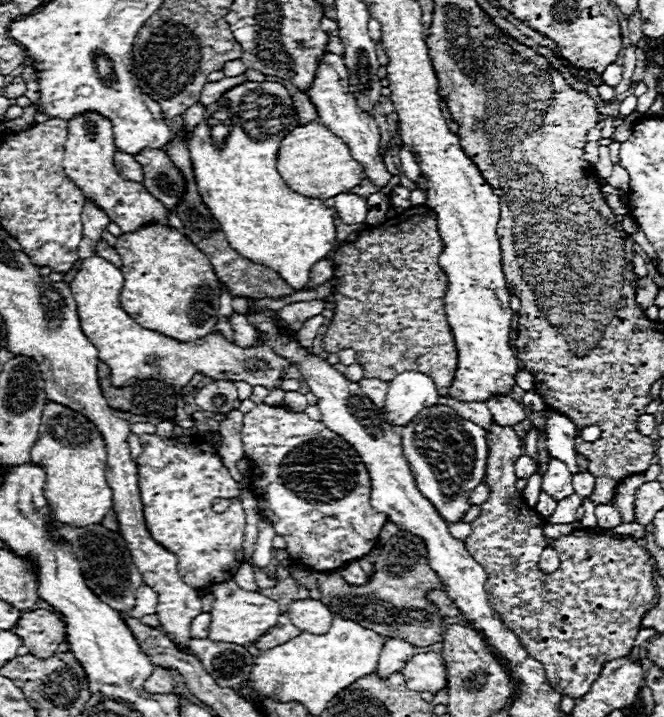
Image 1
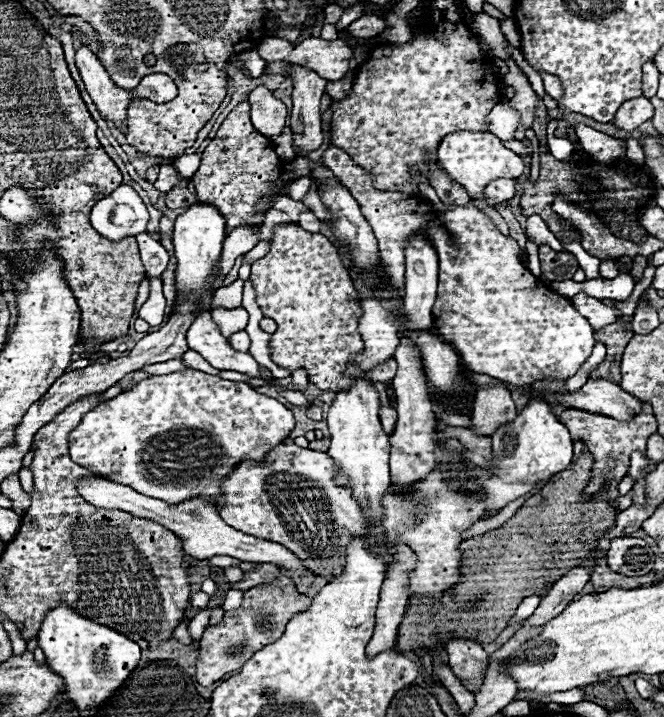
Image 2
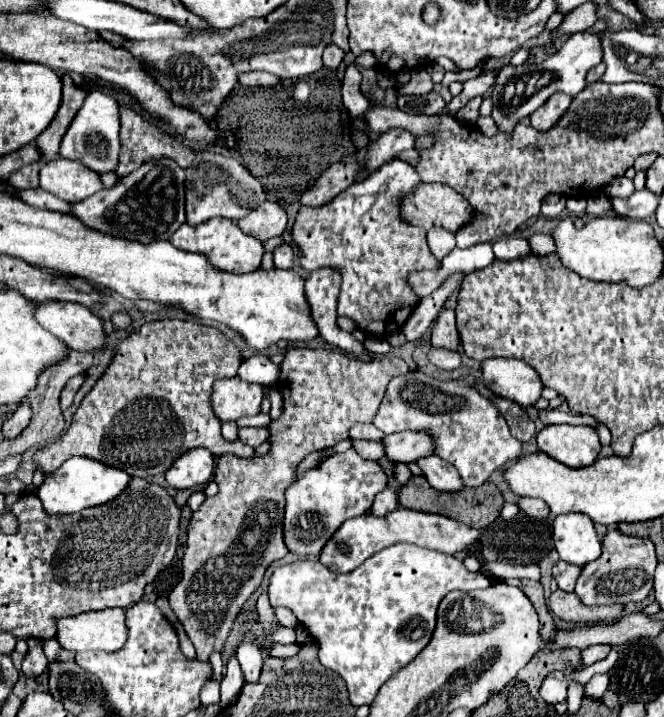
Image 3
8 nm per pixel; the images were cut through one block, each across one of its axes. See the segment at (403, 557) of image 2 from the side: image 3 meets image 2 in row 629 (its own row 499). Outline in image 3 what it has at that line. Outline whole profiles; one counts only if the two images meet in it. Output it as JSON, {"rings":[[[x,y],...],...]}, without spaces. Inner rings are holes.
{"rings":[[[386,486],[376,498],[374,498],[374,504],[372,504],[372,514],[374,516],[386,516],[390,512],[394,512],[398,508],[398,494],[392,486]]]}

